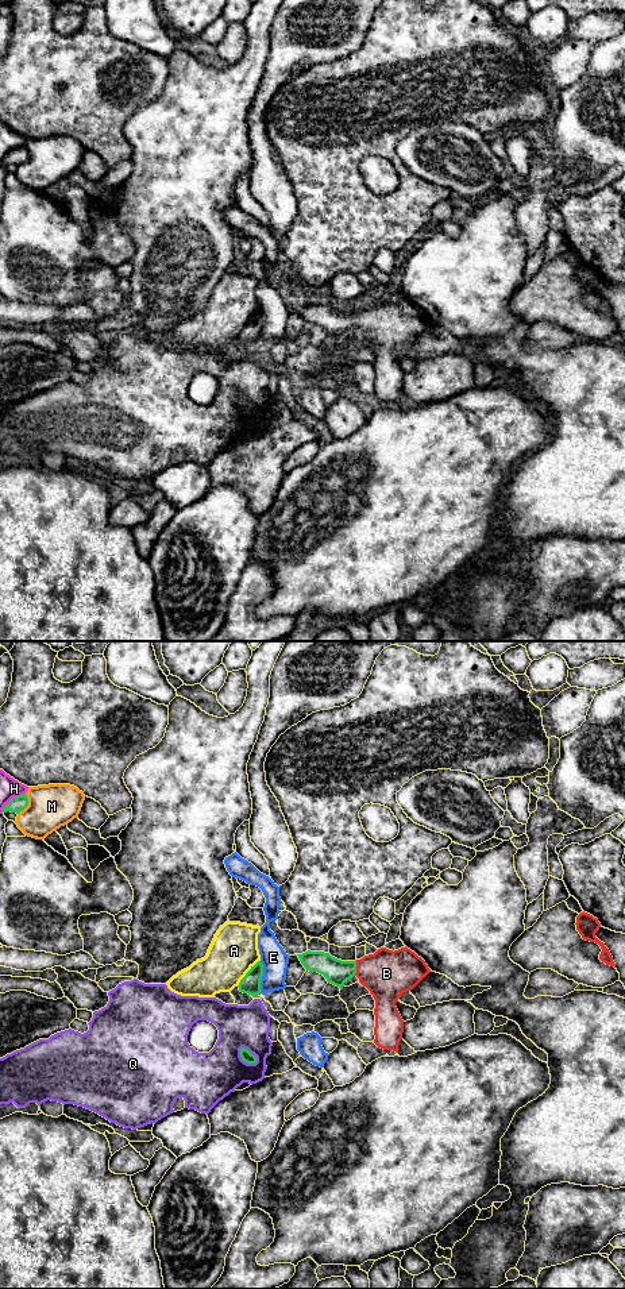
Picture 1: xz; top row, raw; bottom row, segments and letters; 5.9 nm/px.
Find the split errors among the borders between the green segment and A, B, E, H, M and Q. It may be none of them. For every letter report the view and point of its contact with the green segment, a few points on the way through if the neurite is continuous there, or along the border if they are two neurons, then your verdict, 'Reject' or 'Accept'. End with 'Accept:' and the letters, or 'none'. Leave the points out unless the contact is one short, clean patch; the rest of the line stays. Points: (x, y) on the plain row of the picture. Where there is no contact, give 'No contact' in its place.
A: Touches green at xz (246, 325). Reject
B: Touches green at xz (355, 320). Path across: xz (336, 324), (355, 320), (386, 325). Accept
E: Touches green at xz (261, 330). Boundary: xz (259, 313), (262, 317), (261, 344). Reject
H: Touches green at xz (11, 151). Reject
M: Touches green at xz (27, 157). Reject
Q: Touches green at xz (253, 406). Reject
Accept: B

